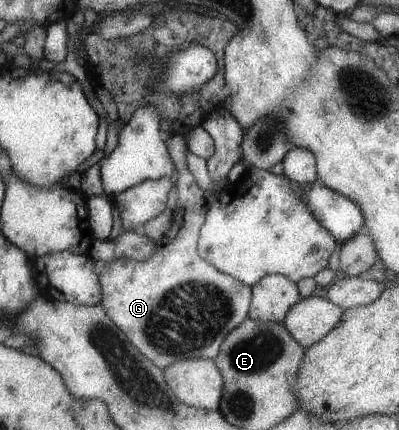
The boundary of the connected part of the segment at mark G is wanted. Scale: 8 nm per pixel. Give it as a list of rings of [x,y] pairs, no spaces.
[[[169,135],[164,142],[178,173],[175,181],[177,201],[169,229],[167,229],[168,236],[157,243],[151,255],[143,261],[119,258],[97,266],[102,295],[99,304],[102,305],[107,317],[116,325],[116,328],[124,333],[128,342],[160,370],[182,359],[212,360],[217,356],[223,337],[247,318],[251,295],[251,287],[233,277],[227,277],[220,271],[215,271],[208,261],[199,257],[196,241],[209,207],[207,194],[199,189],[192,175],[187,171],[185,165],[185,150],[187,149],[184,138],[179,135]]]

